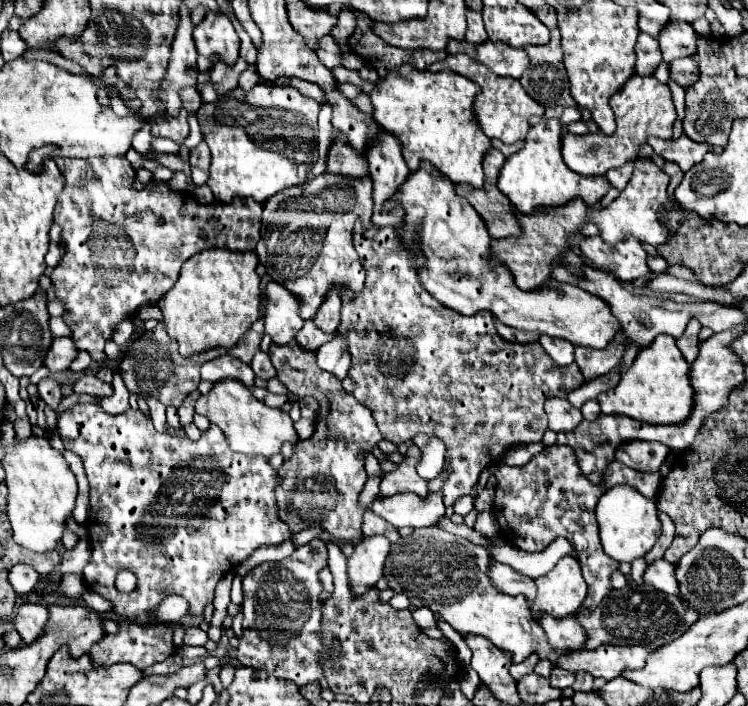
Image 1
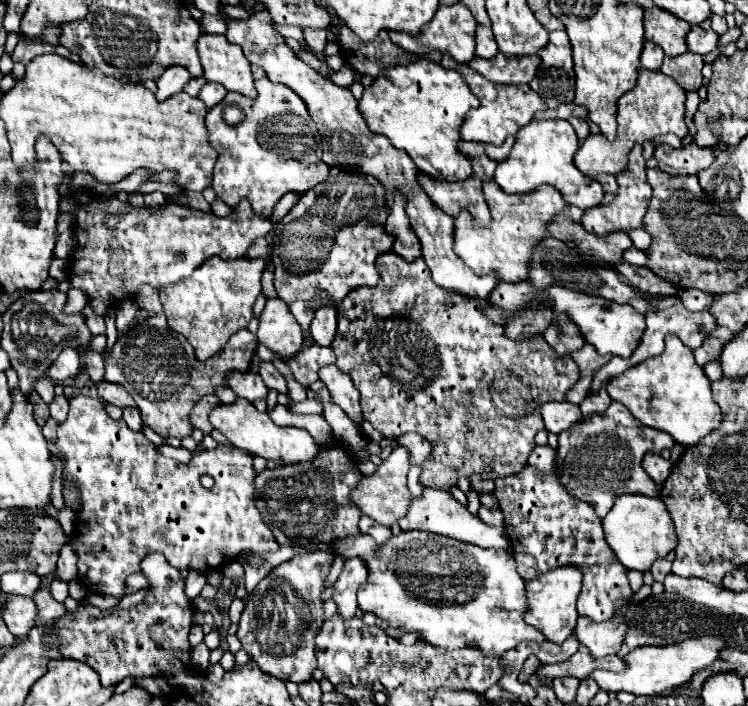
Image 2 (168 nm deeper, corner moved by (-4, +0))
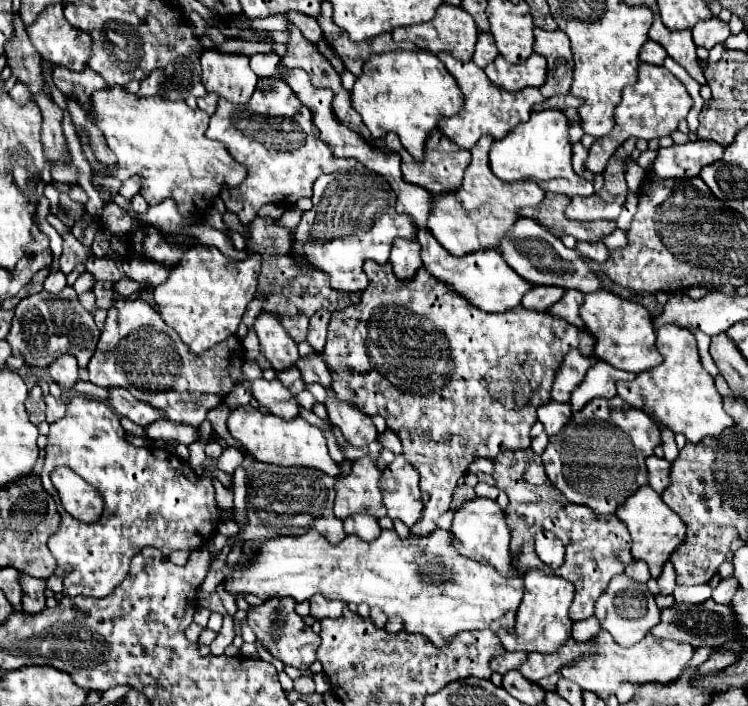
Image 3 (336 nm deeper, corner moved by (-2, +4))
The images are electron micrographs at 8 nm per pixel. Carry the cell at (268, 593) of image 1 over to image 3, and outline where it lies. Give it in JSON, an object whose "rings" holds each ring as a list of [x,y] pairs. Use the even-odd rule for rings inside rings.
{"rings":[[[274,597],[264,601],[260,607],[248,609],[248,625],[256,633],[256,637],[262,641],[262,645],[278,657],[284,665],[292,665],[296,669],[306,671],[316,661],[316,649],[320,645],[320,637],[304,625],[302,617],[294,611],[294,599],[292,597]]]}

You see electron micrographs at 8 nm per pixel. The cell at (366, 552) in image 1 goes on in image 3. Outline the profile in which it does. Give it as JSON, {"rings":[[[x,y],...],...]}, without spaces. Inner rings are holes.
{"rings":[[[318,595],[310,599],[310,615],[318,621],[324,617],[332,617],[332,619],[340,617],[342,607],[346,607],[342,599],[330,599],[330,597],[318,597]]]}

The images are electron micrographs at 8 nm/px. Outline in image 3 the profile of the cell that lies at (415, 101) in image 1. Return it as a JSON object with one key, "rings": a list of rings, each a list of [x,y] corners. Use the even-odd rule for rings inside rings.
{"rings":[[[390,51],[372,55],[364,63],[350,91],[350,101],[374,139],[380,139],[386,131],[394,131],[404,149],[416,161],[422,161],[424,141],[442,117],[456,115],[462,109],[464,97],[458,83],[436,55],[426,51]]]}

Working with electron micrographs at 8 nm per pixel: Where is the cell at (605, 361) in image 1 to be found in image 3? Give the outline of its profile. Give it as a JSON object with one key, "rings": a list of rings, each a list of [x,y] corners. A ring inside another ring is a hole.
{"rings":[[[572,349],[564,361],[562,367],[556,373],[554,385],[552,385],[552,401],[560,401],[560,403],[568,403],[570,401],[570,393],[574,387],[578,387],[586,375],[586,371],[596,363],[596,357],[584,357],[580,355],[576,349]]]}

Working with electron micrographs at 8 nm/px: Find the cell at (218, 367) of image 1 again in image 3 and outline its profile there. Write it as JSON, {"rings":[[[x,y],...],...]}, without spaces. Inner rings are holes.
{"rings":[[[254,379],[248,383],[248,387],[254,391],[254,397],[258,403],[268,407],[272,415],[282,417],[284,421],[292,421],[300,415],[300,403],[294,393],[290,393],[278,379],[266,381],[266,379]]]}

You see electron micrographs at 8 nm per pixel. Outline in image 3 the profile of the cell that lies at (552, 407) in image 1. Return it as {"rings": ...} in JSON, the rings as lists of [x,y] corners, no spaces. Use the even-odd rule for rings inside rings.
{"rings":[[[550,401],[538,407],[538,421],[544,425],[544,431],[548,435],[558,435],[560,429],[570,421],[570,417],[572,417],[572,411],[568,403]]]}

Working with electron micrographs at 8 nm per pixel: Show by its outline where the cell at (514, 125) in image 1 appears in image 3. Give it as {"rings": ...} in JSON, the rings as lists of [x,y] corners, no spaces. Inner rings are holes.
{"rings":[[[438,53],[438,59],[454,75],[454,79],[458,81],[462,95],[464,95],[464,109],[460,113],[456,113],[454,117],[442,117],[442,121],[438,121],[438,129],[444,137],[454,141],[462,149],[474,147],[482,135],[492,135],[494,139],[506,137],[510,133],[510,129],[514,129],[518,123],[528,121],[530,111],[536,103],[544,101],[542,93],[534,87],[526,87],[526,89],[516,91],[516,93],[510,93],[510,91],[496,87],[486,77],[486,73],[478,65],[474,65],[472,61],[462,63],[462,61],[450,57],[450,53]]]}

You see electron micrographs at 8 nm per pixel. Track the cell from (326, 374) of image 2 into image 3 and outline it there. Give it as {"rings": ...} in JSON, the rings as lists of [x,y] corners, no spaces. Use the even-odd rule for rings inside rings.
{"rings":[[[326,389],[326,393],[328,393],[326,409],[330,415],[330,423],[342,431],[342,435],[346,437],[348,443],[370,445],[378,437],[378,431],[376,431],[372,419],[368,415],[364,415],[362,411],[354,409],[352,405],[338,401],[338,397],[332,389],[330,391]]]}

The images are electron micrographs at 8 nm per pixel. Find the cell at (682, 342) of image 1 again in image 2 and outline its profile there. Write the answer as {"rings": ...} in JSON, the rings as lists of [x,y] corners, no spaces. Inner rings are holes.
{"rings":[[[718,325],[716,333],[712,333],[712,337],[708,337],[708,341],[704,341],[704,345],[700,345],[700,349],[694,349],[696,363],[702,367],[706,361],[718,359],[720,357],[720,349],[728,341],[728,337],[732,337],[732,331]]]}

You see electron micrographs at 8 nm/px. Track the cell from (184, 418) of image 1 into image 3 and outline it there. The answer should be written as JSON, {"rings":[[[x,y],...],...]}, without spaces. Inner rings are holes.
{"rings":[[[220,403],[216,409],[212,409],[212,411],[208,413],[208,419],[210,419],[210,423],[212,423],[214,433],[216,433],[218,437],[222,437],[230,447],[234,447],[234,445],[236,445],[236,447],[242,447],[240,441],[236,441],[236,439],[228,433],[228,427],[226,427],[228,415],[230,415],[230,407],[228,407],[226,403]]]}

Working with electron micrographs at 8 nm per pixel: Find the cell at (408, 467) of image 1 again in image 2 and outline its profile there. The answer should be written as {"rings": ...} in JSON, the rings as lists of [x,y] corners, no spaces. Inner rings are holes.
{"rings":[[[400,445],[392,449],[390,457],[382,461],[382,465],[376,467],[376,473],[372,477],[362,477],[360,485],[350,493],[352,503],[356,503],[360,507],[360,511],[368,517],[372,517],[374,521],[382,523],[382,525],[394,525],[400,517],[404,517],[404,513],[408,511],[410,503],[412,503],[412,493],[406,487],[406,475],[410,471],[412,463],[410,463],[410,453],[408,449],[402,449]]]}

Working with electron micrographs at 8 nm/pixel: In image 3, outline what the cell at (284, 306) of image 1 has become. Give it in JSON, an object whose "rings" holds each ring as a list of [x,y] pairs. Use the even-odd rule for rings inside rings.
{"rings":[[[260,313],[254,331],[260,341],[260,353],[268,359],[274,371],[284,371],[298,361],[298,347],[290,341],[290,335],[284,331],[280,321],[270,313]]]}

